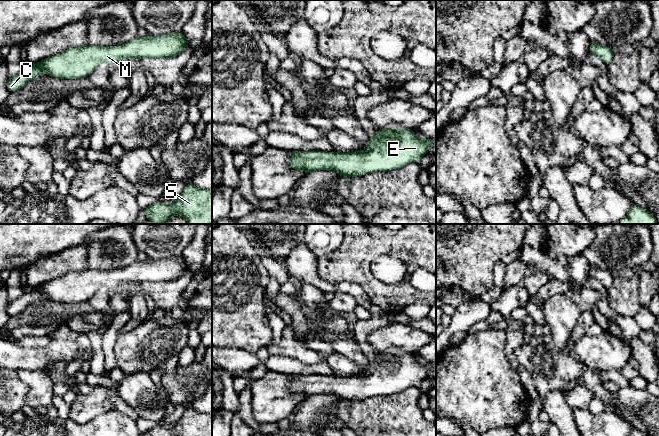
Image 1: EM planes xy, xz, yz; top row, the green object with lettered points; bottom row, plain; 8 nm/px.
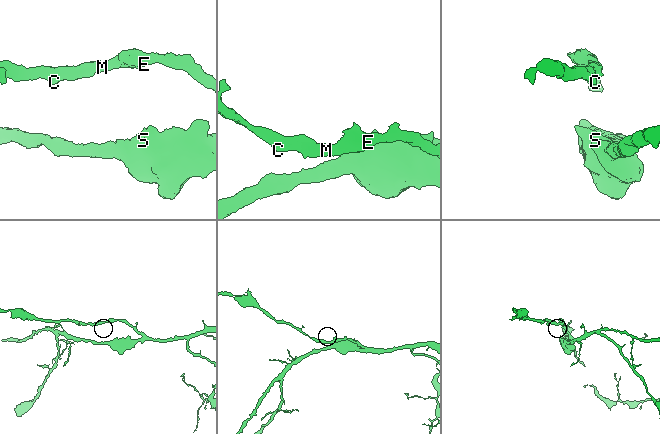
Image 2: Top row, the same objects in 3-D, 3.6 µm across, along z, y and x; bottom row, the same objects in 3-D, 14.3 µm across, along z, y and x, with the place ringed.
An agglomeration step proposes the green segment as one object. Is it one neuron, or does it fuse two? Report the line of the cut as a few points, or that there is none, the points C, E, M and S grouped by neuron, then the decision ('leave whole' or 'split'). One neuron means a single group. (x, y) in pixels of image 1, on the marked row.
no cut | C E M S | leave whole

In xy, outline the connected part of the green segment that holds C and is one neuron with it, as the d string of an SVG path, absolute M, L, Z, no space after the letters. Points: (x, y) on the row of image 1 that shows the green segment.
M174 32L161 36L137 36L123 45L101 47L86 45L70 48L62 53L48 57L39 63L30 62L23 71L7 78L6 88L18 91L25 84L45 72L57 79L88 77L100 63L113 66L120 59L165 58L173 59L187 47L191 47L183 32Z

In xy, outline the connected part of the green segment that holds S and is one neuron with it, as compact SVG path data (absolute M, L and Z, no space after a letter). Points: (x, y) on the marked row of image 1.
M189 182L173 205L157 201L142 211L154 224L165 224L173 215L184 218L188 224L212 224L212 188L199 189L192 182Z

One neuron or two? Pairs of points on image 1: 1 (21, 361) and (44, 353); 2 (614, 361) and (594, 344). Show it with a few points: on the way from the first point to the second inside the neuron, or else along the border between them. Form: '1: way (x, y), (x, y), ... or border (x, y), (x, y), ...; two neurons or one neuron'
1: way (27, 359), (38, 359); one neuron
2: way (609, 356), (599, 349); one neuron

